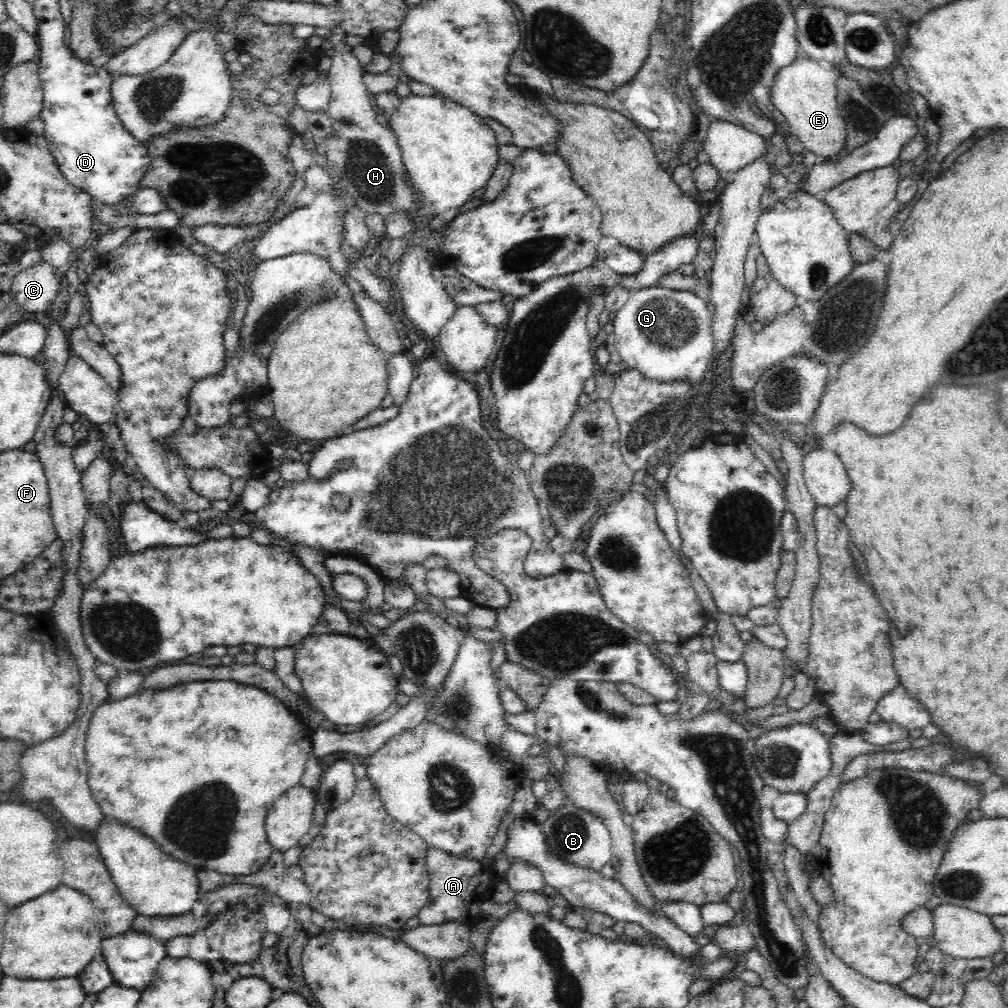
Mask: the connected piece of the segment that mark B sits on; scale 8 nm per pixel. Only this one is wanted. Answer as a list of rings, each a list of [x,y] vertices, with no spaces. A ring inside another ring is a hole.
[[[565,799],[557,811],[551,812],[546,824],[542,824],[541,832],[545,837],[545,844],[550,854],[569,866],[601,873],[602,869],[611,864],[613,858],[611,837],[603,820],[575,808],[569,799]]]

